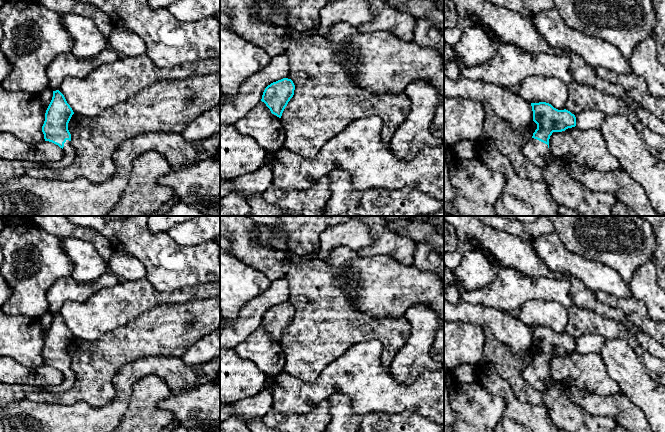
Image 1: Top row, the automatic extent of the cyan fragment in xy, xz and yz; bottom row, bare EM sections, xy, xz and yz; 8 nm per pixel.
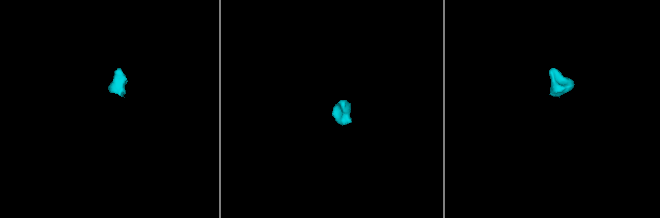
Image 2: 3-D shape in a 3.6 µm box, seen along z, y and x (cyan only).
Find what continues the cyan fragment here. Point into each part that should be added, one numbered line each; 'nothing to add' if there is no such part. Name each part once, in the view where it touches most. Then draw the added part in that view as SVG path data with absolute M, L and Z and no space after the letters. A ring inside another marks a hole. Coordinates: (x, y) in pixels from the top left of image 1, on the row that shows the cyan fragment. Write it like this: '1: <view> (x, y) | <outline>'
1: yz (535, 150) | M530 139L522 148L523 154L535 165L544 167L546 163L546 155L549 151L548 145L537 140Z

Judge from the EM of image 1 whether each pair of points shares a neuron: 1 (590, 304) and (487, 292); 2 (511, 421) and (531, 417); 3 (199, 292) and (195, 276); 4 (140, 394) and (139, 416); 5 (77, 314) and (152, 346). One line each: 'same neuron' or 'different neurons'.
1: different neurons
2: same neuron
3: different neurons
4: same neuron
5: different neurons

